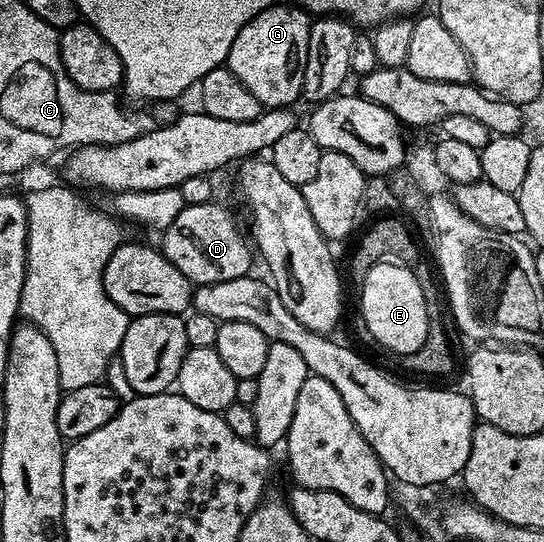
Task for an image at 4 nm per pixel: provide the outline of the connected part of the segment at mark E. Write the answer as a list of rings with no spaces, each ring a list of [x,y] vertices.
[[[380,262],[359,283],[362,325],[370,328],[370,336],[393,356],[413,354],[422,348],[428,335],[428,302],[424,299],[424,286],[407,265],[398,262]]]

